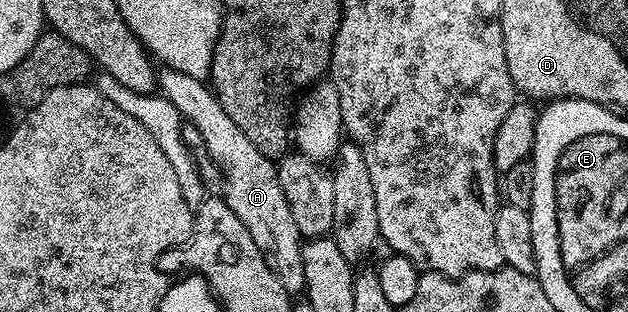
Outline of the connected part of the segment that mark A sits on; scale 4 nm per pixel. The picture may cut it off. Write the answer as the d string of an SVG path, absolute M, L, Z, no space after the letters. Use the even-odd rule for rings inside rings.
M162 67L157 70L156 85L161 96L168 98L183 119L200 131L200 139L215 170L222 177L226 176L224 200L228 207L232 207L240 223L248 227L248 235L252 235L252 243L260 247L260 255L264 255L264 263L268 263L272 275L280 279L287 293L298 295L298 292L303 292L306 289L302 258L304 238L292 220L292 211L288 211L284 191L280 191L275 162L260 155L260 151L252 147L252 139L248 139L248 135L244 135L244 131L240 131L240 127L236 127L228 115L224 115L224 107L220 107L217 95L206 81L192 79L192 75L179 69Z

